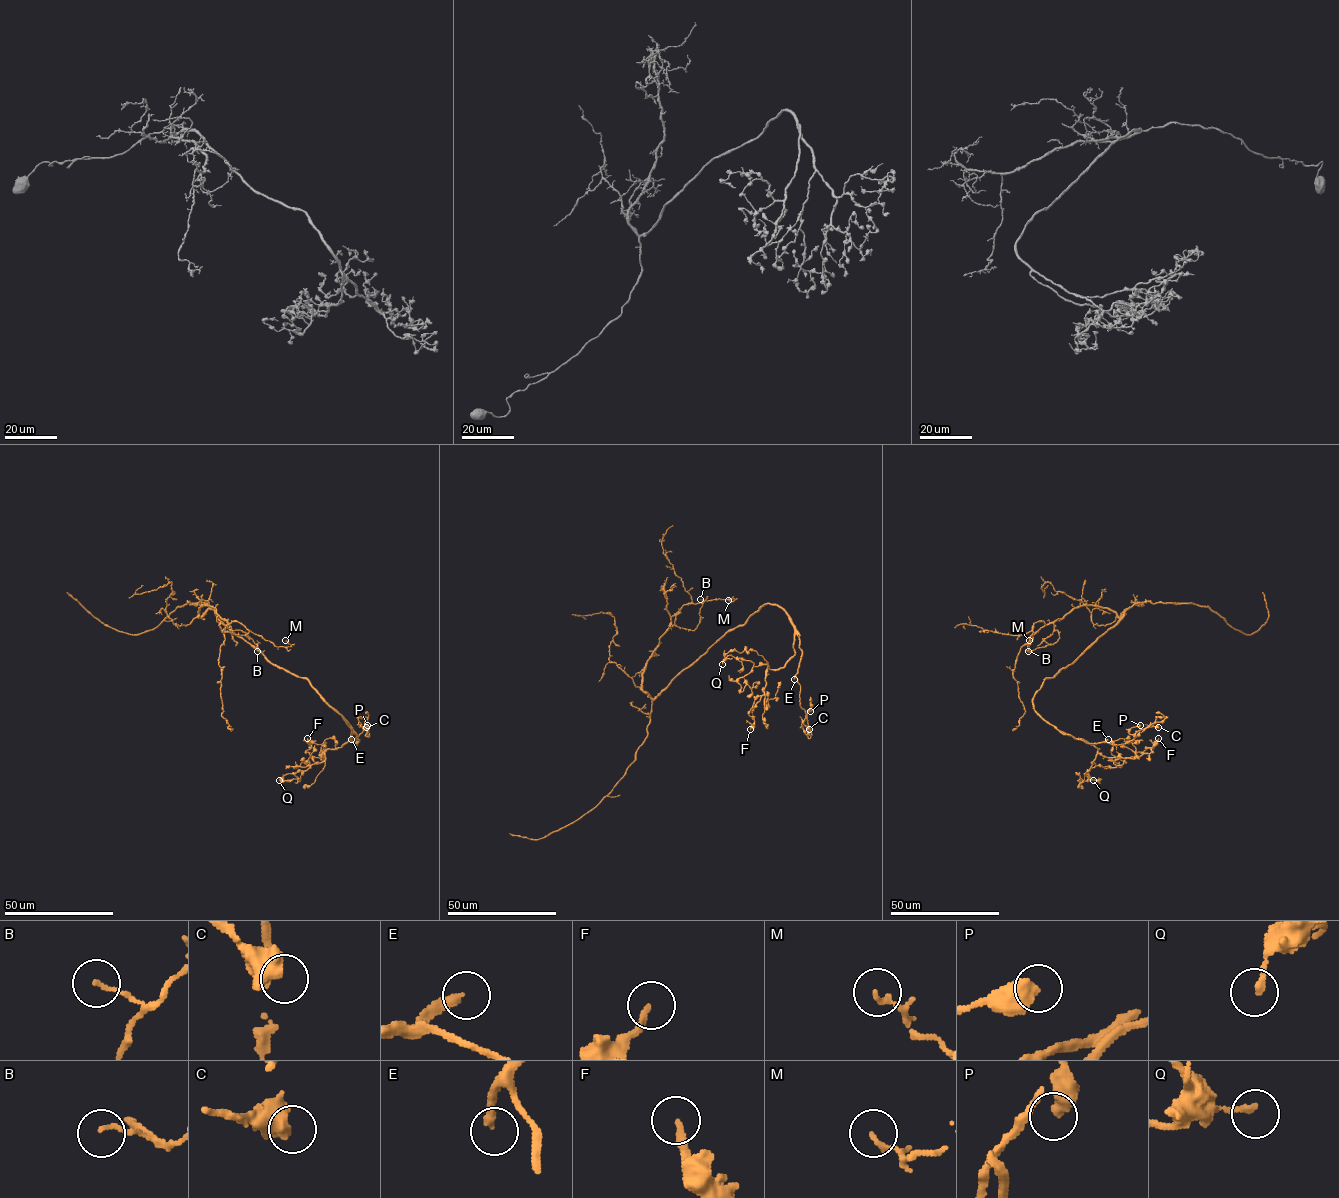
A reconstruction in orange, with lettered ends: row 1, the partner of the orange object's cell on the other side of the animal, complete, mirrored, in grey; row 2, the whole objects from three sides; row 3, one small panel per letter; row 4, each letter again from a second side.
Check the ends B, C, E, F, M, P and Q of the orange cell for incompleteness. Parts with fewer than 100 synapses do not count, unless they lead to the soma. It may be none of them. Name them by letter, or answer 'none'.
E

